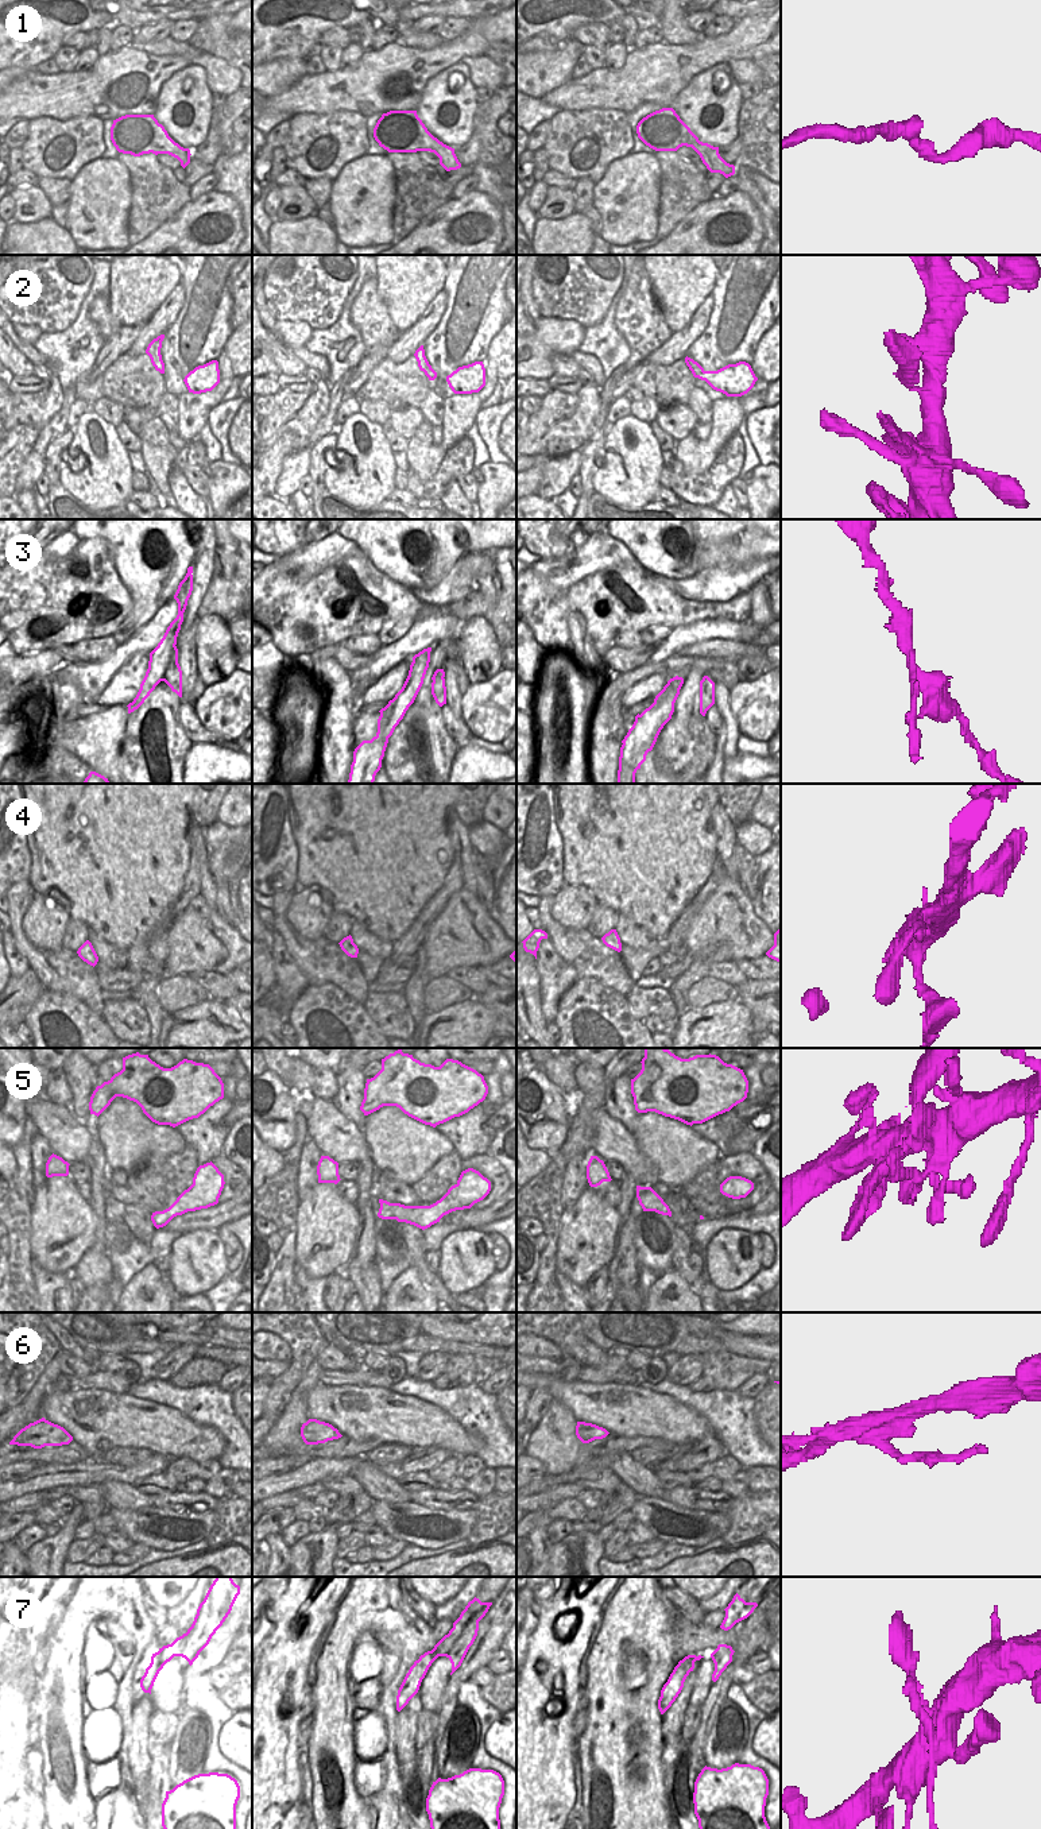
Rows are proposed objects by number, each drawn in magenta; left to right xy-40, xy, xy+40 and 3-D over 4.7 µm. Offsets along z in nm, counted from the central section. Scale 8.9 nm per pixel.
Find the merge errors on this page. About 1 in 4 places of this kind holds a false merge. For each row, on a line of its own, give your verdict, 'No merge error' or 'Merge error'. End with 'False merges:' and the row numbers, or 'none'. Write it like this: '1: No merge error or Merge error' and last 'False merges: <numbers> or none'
1: No merge error
2: No merge error
3: Merge error
4: No merge error
5: No merge error
6: No merge error
7: Merge error
False merges: 3, 7

